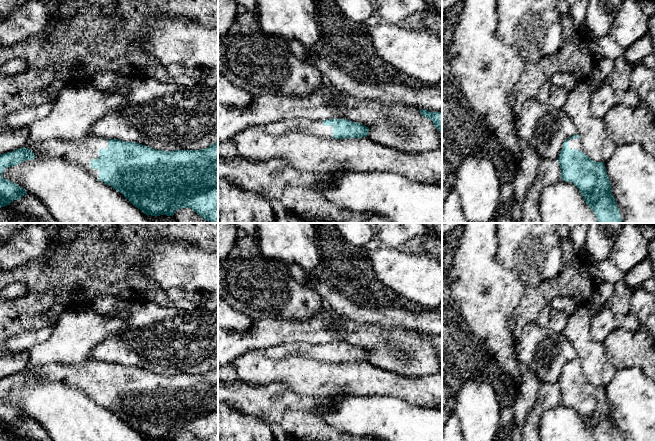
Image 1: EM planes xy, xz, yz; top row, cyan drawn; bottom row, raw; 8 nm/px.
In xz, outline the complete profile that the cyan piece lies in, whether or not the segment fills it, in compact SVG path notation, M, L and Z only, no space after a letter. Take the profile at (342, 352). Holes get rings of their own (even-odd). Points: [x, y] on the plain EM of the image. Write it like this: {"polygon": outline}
{"polygon": "M292 343L258 350L263 357L281 360L294 354L303 354L313 359L330 364L367 361L369 352L363 348L347 343L329 343L324 345L309 345L307 343Z"}

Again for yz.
{"polygon": "M578 358L563 367L558 386L561 403L579 413L595 441L621 441L605 387L593 385L585 378Z"}

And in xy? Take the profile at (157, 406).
{"polygon": "M89 360L80 365L68 365L58 362L39 365L34 369L26 369L12 376L0 378L0 432L27 418L25 413L2 401L4 394L26 384L33 384L42 380L65 382L81 388L97 404L122 417L131 428L147 440L173 440L178 433L191 432L201 441L218 441L218 366L212 367L206 373L201 374L163 375L140 367L96 360Z"}

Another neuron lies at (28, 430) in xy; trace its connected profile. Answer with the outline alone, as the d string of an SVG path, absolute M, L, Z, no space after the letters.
M29 417L0 432L0 441L53 441L39 423Z

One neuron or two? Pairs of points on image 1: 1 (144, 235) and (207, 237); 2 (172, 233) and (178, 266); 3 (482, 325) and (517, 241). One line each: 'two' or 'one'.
1: one
2: two
3: two

